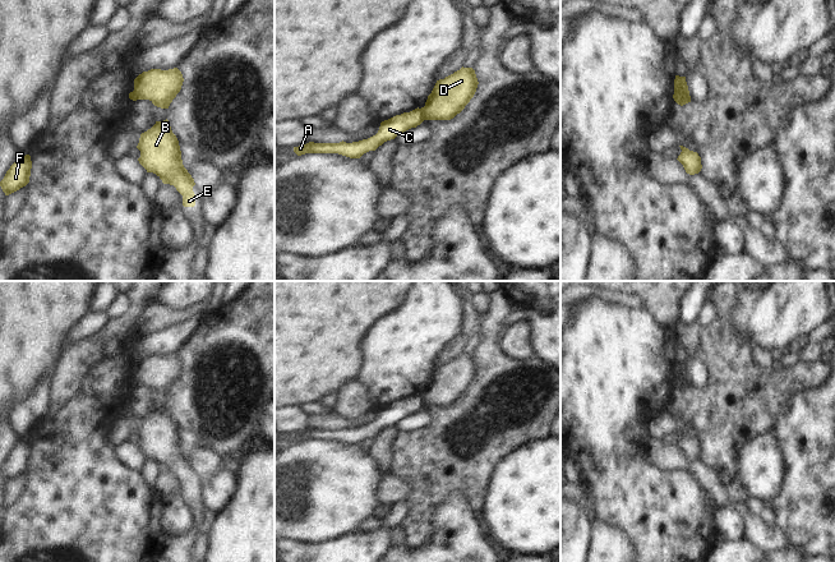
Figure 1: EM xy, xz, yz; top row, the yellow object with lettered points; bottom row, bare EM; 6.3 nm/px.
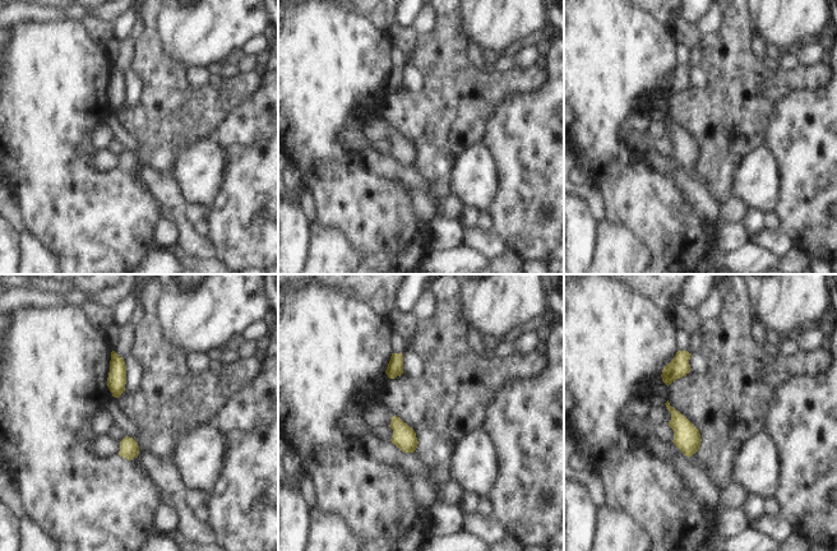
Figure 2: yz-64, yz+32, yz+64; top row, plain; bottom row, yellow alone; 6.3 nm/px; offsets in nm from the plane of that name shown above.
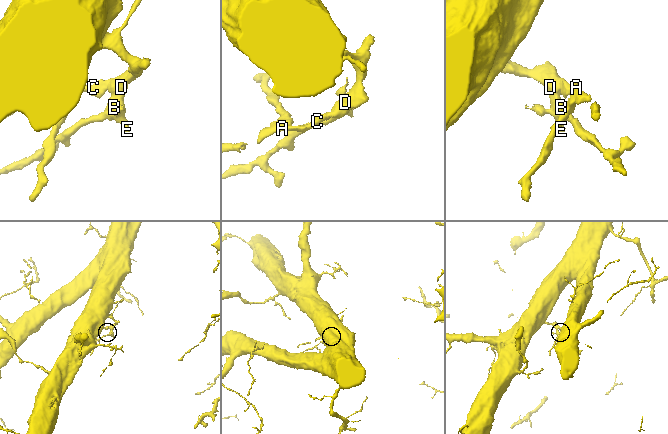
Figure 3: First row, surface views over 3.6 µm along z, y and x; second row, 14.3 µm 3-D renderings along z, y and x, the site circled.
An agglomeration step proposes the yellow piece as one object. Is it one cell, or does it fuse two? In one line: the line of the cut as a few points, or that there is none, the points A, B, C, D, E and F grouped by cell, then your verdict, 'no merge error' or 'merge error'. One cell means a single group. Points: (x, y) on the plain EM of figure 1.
yz (684, 364), (674, 379) | A C F / B D E | merge error

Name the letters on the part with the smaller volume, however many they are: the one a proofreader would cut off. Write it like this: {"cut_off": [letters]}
{"cut_off": ["A", "C", "F"]}

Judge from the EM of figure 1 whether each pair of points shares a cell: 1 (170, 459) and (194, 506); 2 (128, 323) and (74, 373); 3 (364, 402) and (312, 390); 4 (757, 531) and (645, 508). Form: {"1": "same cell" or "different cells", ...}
{"1": "same cell", "2": "same cell", "3": "different cells", "4": "different cells"}

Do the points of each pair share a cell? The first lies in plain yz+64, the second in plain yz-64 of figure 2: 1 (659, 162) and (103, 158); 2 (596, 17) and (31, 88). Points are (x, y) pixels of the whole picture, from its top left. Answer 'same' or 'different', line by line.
1: same
2: same

